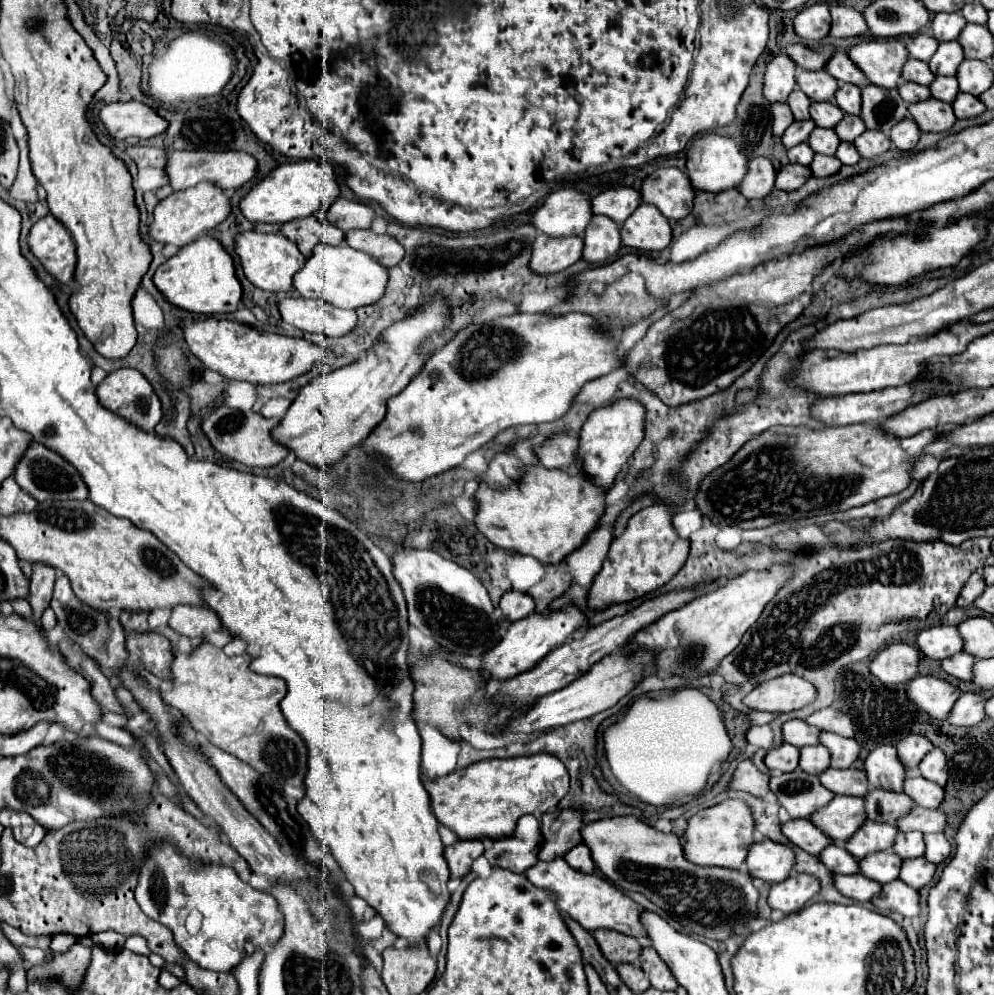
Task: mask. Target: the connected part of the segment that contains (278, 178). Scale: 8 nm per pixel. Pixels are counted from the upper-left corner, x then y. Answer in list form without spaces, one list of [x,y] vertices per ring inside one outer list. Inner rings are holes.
[[[306,159],[306,161],[296,161],[296,163],[284,163],[278,165],[272,173],[268,173],[264,179],[260,179],[238,203],[242,215],[252,221],[252,223],[286,223],[286,221],[294,221],[298,217],[308,217],[318,213],[318,209],[324,209],[326,205],[330,205],[332,201],[338,197],[338,183],[334,177],[334,171],[330,165],[322,165],[316,159]]]

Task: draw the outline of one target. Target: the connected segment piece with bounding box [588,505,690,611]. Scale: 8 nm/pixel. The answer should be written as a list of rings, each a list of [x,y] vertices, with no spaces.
[[[650,505],[630,517],[626,529],[618,533],[608,549],[608,555],[588,591],[588,607],[604,611],[614,603],[630,603],[646,593],[666,585],[686,563],[690,543],[680,539],[672,527],[672,513],[666,505]]]

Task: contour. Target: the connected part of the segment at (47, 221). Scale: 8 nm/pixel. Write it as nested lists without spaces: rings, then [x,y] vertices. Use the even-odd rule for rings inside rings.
[[[46,215],[30,229],[28,247],[30,253],[56,281],[64,285],[74,285],[76,247],[70,233],[56,217]]]

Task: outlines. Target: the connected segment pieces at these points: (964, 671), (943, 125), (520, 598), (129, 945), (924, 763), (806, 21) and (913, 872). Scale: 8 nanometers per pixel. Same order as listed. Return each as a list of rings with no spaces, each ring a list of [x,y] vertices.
[[[956,653],[954,657],[942,659],[940,663],[948,675],[966,681],[966,677],[970,677],[970,665],[974,663],[974,657],[968,657],[968,653]]]
[[[930,97],[928,101],[908,105],[908,113],[922,133],[948,131],[956,121],[954,111],[950,109],[950,103],[938,101],[934,97]]]
[[[508,591],[500,601],[500,613],[502,613],[502,619],[504,619],[504,625],[500,629],[504,631],[504,627],[508,627],[510,623],[532,615],[534,613],[534,601],[526,593]]]
[[[128,937],[124,947],[126,947],[128,951],[132,951],[132,953],[138,953],[138,955],[146,955],[146,957],[150,955],[150,949],[148,949],[144,937]]]
[[[934,747],[918,765],[918,771],[924,779],[938,783],[940,787],[946,785],[948,779],[948,769],[946,769],[946,755],[942,753],[942,749]]]
[[[824,3],[804,7],[794,19],[794,31],[798,37],[808,41],[818,41],[828,35],[830,11]]]
[[[924,857],[906,859],[900,869],[900,879],[914,889],[922,889],[924,885],[928,885],[932,881],[934,871],[936,871],[936,867],[930,865],[930,861],[926,861]]]

